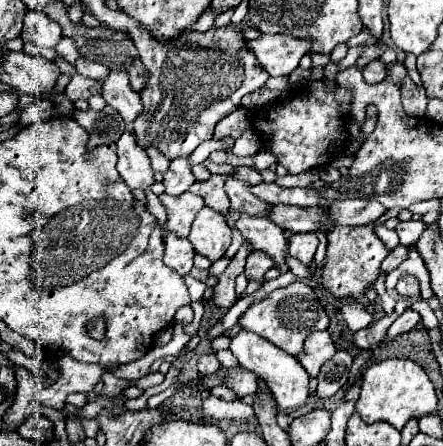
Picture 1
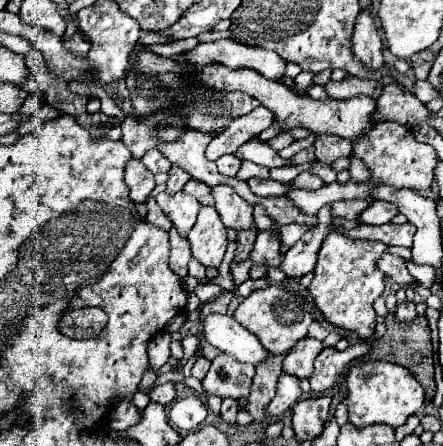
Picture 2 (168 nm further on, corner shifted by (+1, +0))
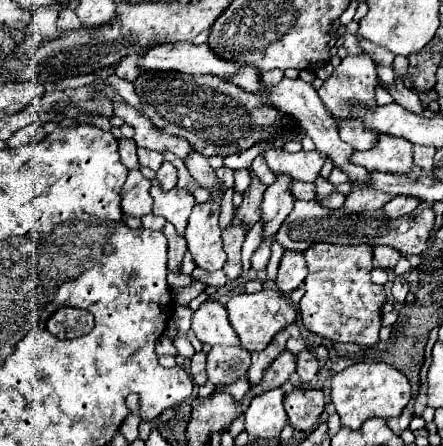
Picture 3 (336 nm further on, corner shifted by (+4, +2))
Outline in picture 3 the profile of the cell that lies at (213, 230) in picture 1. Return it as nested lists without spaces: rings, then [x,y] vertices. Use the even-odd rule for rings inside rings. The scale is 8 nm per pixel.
[[[206,201],[196,205],[188,219],[188,249],[194,263],[206,271],[218,271],[226,263],[226,253],[220,241],[218,213],[220,203]]]

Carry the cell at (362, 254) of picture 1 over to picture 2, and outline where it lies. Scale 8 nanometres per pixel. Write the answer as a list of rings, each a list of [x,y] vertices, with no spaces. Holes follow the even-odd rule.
[[[331,231],[319,251],[315,265],[315,277],[309,285],[309,293],[315,299],[315,305],[323,311],[327,321],[337,327],[355,331],[359,339],[371,339],[375,333],[375,311],[373,301],[385,289],[385,275],[377,267],[377,259],[385,253],[385,243],[379,241],[361,241],[351,239],[345,233]]]

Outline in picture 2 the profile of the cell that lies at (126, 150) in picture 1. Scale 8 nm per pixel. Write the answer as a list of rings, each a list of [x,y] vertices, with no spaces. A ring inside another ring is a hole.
[[[129,159],[127,161],[127,165],[125,165],[125,183],[131,189],[129,197],[135,203],[145,201],[151,195],[153,187],[155,187],[153,173],[147,171],[139,159]]]

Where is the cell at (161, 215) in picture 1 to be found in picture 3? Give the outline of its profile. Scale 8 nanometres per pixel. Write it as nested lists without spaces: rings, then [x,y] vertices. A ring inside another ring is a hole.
[[[146,215],[146,217],[142,217],[142,227],[144,227],[144,229],[160,231],[164,225],[166,225],[164,217],[156,217],[156,215]]]

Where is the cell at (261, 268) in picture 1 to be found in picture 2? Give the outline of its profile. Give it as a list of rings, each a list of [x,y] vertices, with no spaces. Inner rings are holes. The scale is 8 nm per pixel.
[[[259,231],[255,239],[255,247],[251,251],[251,263],[279,267],[281,265],[281,243],[273,231]]]

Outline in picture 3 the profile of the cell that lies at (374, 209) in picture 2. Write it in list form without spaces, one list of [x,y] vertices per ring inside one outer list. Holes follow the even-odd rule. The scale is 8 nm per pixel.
[[[394,197],[392,201],[388,201],[388,205],[384,205],[384,213],[392,219],[398,219],[402,215],[410,215],[416,207],[420,205],[420,199],[418,197]]]

